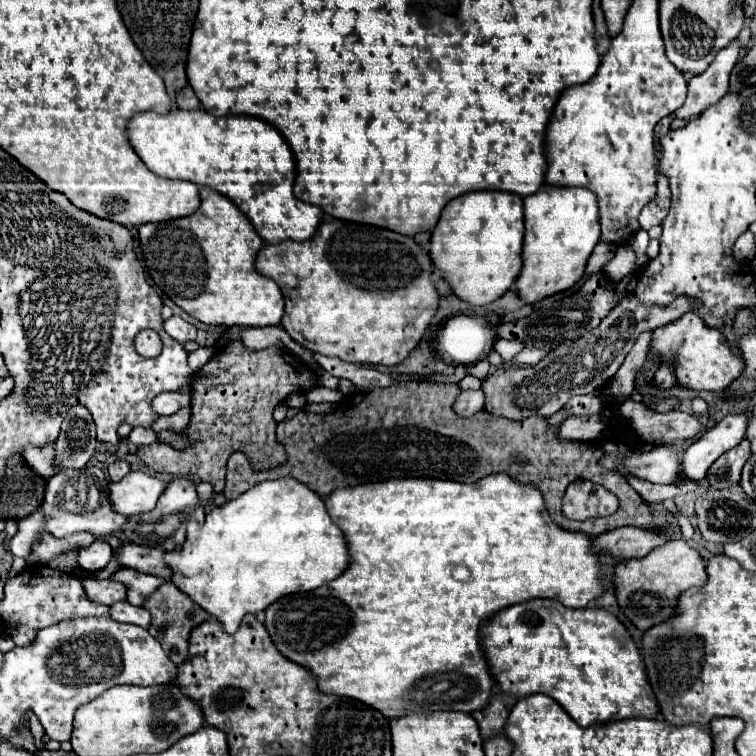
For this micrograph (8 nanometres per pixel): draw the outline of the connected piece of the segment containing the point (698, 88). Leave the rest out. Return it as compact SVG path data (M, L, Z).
M735 38L717 52L715 60L703 74L687 82L687 100L679 110L675 110L675 118L691 118L691 114L699 114L699 110L705 110L707 106L711 106L711 102L717 102L717 98L727 92L729 74L737 62L741 48L743 46L739 38Z

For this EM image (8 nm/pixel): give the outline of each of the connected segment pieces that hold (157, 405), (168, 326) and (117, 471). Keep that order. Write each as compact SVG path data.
M191 390L187 392L163 392L153 398L153 410L157 414L175 414L181 408L187 408L191 404Z
M171 316L169 320L165 320L165 332L179 342L187 342L187 340L197 338L197 328L179 316Z
M115 460L113 464L109 464L107 474L109 474L109 478L115 482L115 480L121 480L129 470L131 470L131 468L129 468L129 464L127 464L125 460Z

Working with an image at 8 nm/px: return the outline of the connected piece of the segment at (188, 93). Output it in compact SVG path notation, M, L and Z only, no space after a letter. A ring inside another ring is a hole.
M185 86L179 94L177 94L177 106L181 110L199 110L201 108L201 102L199 98L195 96L193 88L191 86Z

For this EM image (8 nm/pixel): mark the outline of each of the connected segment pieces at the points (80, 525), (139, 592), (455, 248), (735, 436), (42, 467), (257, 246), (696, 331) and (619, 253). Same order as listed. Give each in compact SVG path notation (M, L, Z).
M87 466L85 472L67 472L57 474L47 482L45 502L47 514L51 514L51 522L47 524L47 532L55 538L65 538L77 532L89 532L95 538L109 538L123 530L127 516L113 510L109 500L109 478L97 466Z
M131 568L117 570L113 578L127 586L127 600L135 606L143 606L145 600L163 584L161 578L155 578L155 576L149 576Z
M501 190L467 192L453 198L441 212L431 236L431 260L445 272L453 292L473 306L501 298L521 274L523 198Z
M729 414L715 428L707 430L683 454L683 476L689 480L705 478L709 466L745 438L747 414Z
M53 444L45 446L45 448L35 448L35 446L27 446L25 450L25 462L43 478L55 474L53 468Z
M201 188L199 194L201 206L191 216L139 226L139 242L151 278L177 306L181 306L185 312L193 314L207 326L277 326L285 312L285 298L281 294L281 288L271 278L261 276L255 270L255 254L261 250L263 240L255 234L251 222L247 222L245 214L229 198L223 198L223 194L211 188Z
M695 312L683 314L679 320L657 328L653 334L653 354L661 358L671 358L675 362L675 376L681 386L725 394L727 386L731 386L731 382L735 382L743 374L745 362L739 350L735 346L731 348L721 328L709 328Z
M619 246L615 250L613 260L603 266L603 272L611 278L611 282L619 282L625 274L635 270L635 252L631 246Z

